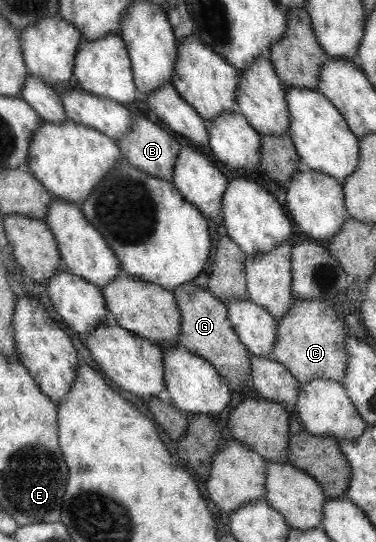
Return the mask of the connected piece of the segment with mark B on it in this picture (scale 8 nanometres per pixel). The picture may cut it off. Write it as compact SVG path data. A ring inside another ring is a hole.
M137 116L132 131L121 136L117 145L129 165L149 176L172 181L179 145L151 120Z

